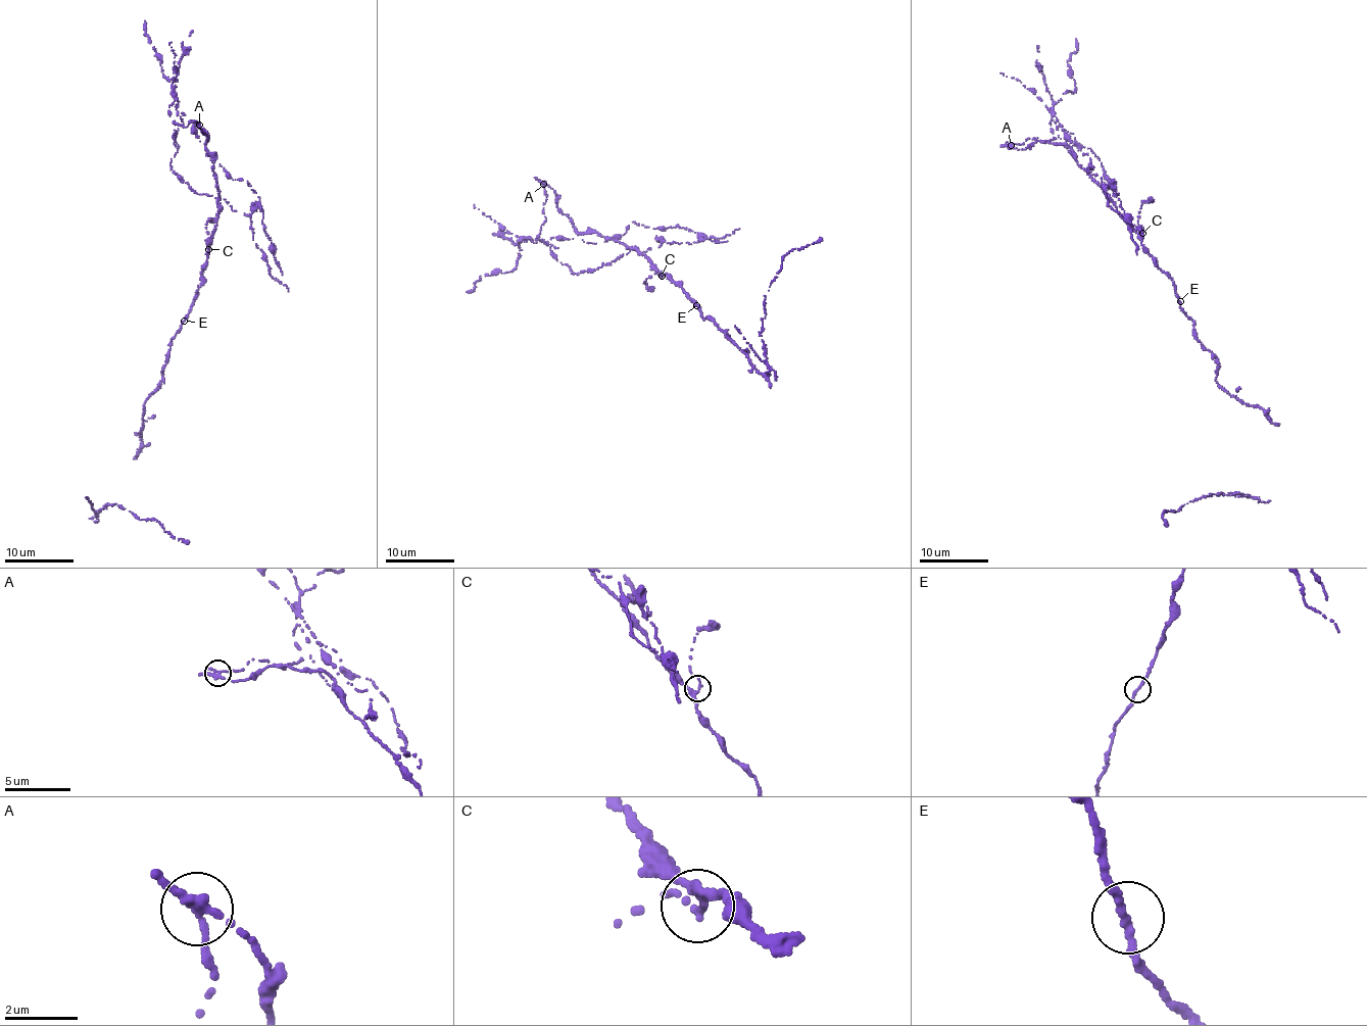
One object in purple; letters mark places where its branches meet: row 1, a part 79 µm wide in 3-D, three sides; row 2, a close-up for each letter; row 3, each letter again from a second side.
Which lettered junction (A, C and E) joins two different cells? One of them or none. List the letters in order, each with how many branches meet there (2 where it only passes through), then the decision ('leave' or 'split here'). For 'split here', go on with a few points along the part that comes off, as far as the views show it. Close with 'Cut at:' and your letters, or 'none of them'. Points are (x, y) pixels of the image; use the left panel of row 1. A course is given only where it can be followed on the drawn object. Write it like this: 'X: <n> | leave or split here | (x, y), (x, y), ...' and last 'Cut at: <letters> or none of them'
A: 3 | split here | (199, 125), (174, 124), (178, 113), (172, 169), (250, 217), (264, 253), (271, 240), (259, 199), (204, 149)
C: 3 | leave
E: 2 | leave
Cut at: A

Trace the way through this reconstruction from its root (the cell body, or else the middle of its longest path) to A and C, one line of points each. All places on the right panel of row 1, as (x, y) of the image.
A: (1179, 301), (1176, 286), (1104, 188), (1077, 163), (1073, 150), (1045, 140), (1024, 149), (1011, 145)
C: (1179, 301), (1176, 286), (1141, 243), (1142, 233)

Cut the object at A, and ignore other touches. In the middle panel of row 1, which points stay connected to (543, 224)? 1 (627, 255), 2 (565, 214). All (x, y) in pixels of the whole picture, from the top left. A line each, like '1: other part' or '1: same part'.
1: same part
2: other part

